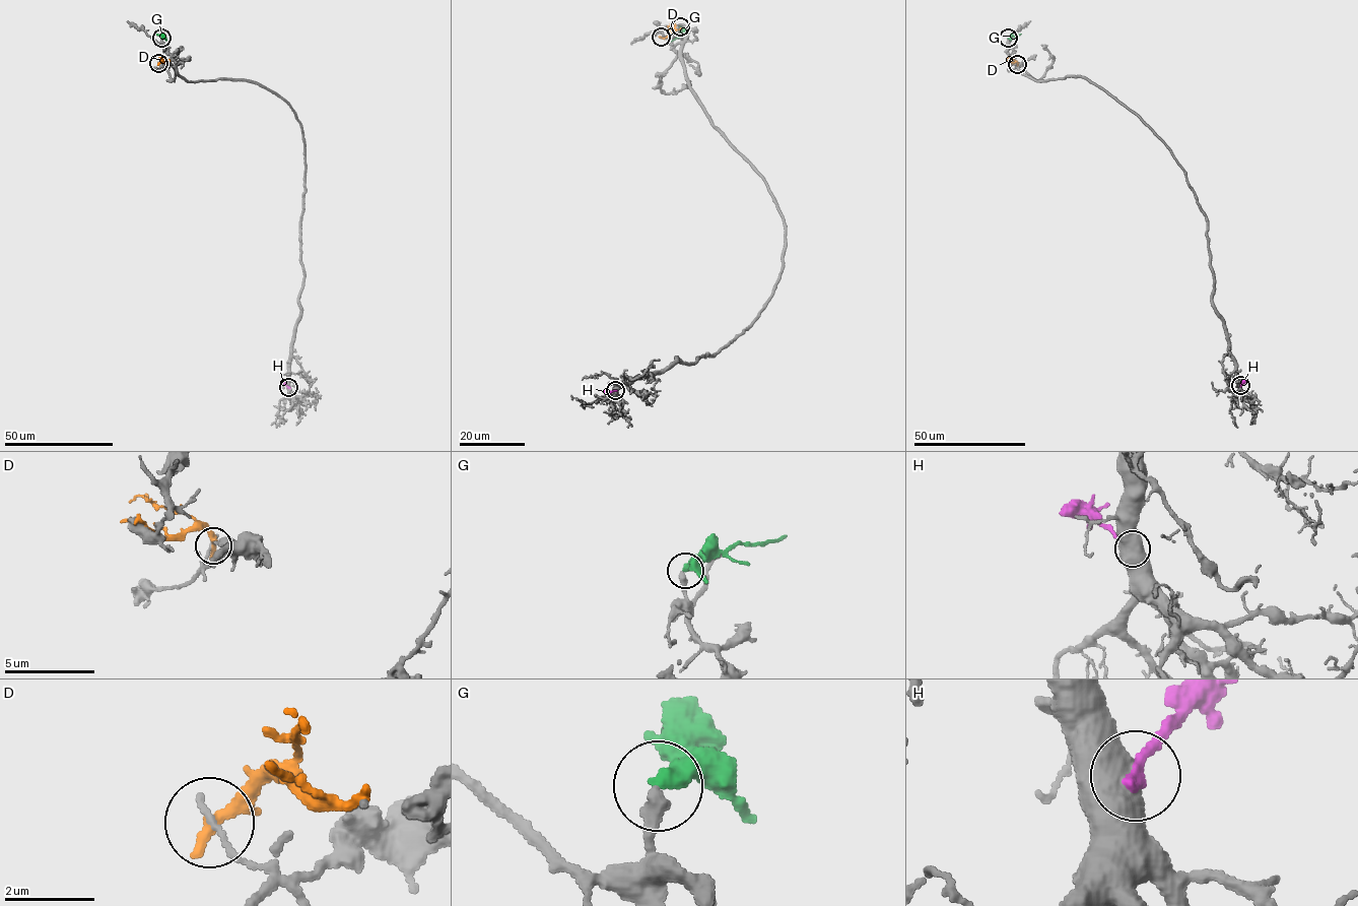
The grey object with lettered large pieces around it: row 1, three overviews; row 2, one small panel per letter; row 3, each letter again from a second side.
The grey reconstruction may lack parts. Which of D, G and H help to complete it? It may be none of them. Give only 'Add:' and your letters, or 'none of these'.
Add: G

